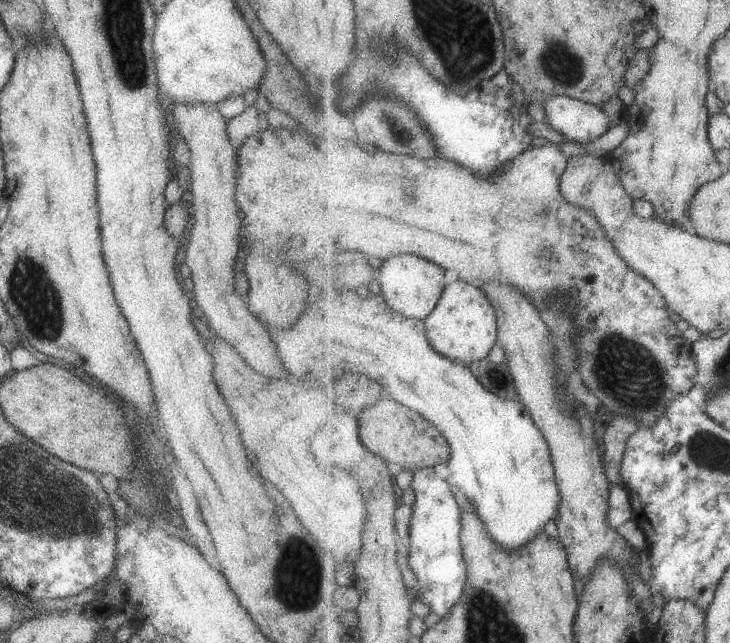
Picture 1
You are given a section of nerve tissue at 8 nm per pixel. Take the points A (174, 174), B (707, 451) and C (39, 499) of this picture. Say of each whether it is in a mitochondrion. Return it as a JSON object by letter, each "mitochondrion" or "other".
{"A":"other","B":"mitochondrion","C":"mitochondrion"}

